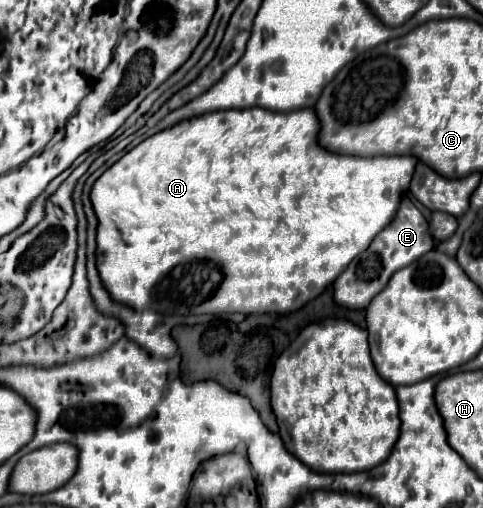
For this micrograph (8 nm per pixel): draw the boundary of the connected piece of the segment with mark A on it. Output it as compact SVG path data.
M245 108L245 110L219 110L207 112L197 118L181 120L169 130L161 130L151 138L143 140L131 152L127 152L119 162L115 162L93 186L91 200L95 214L99 218L97 226L97 270L109 290L109 294L135 310L155 310L161 314L219 314L219 312L243 312L243 314L263 314L277 312L289 314L299 310L309 300L317 298L337 276L347 268L347 264L371 244L371 240L393 220L401 196L409 190L413 170L417 166L415 156L347 156L337 152L327 152L319 146L319 120L315 120L313 108L301 108L293 112L271 112L265 108Z

